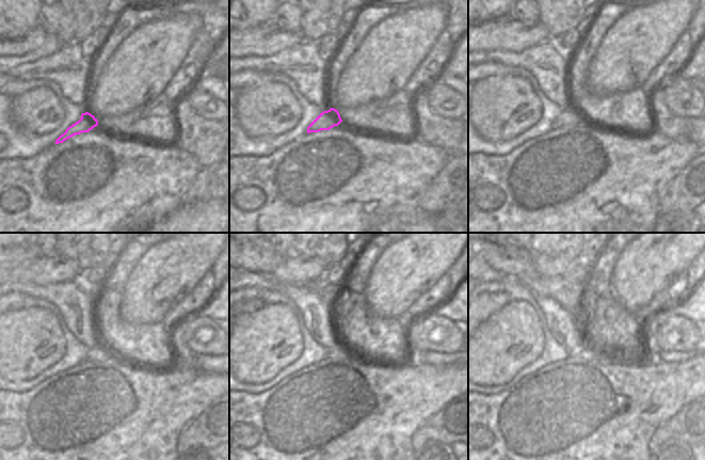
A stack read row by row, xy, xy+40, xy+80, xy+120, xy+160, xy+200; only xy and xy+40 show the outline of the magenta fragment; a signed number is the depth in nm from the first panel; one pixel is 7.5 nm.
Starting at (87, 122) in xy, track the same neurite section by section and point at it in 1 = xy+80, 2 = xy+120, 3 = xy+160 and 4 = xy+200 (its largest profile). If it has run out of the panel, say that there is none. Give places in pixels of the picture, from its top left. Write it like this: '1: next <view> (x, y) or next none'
1: next xy+80 (572, 116)
2: next xy+120 (98, 353)
3: next xy+160 (332, 354)
4: next xy+200 (596, 353)

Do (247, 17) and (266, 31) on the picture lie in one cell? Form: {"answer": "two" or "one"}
{"answer": "two"}

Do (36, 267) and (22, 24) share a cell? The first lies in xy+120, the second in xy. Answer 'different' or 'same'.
different

